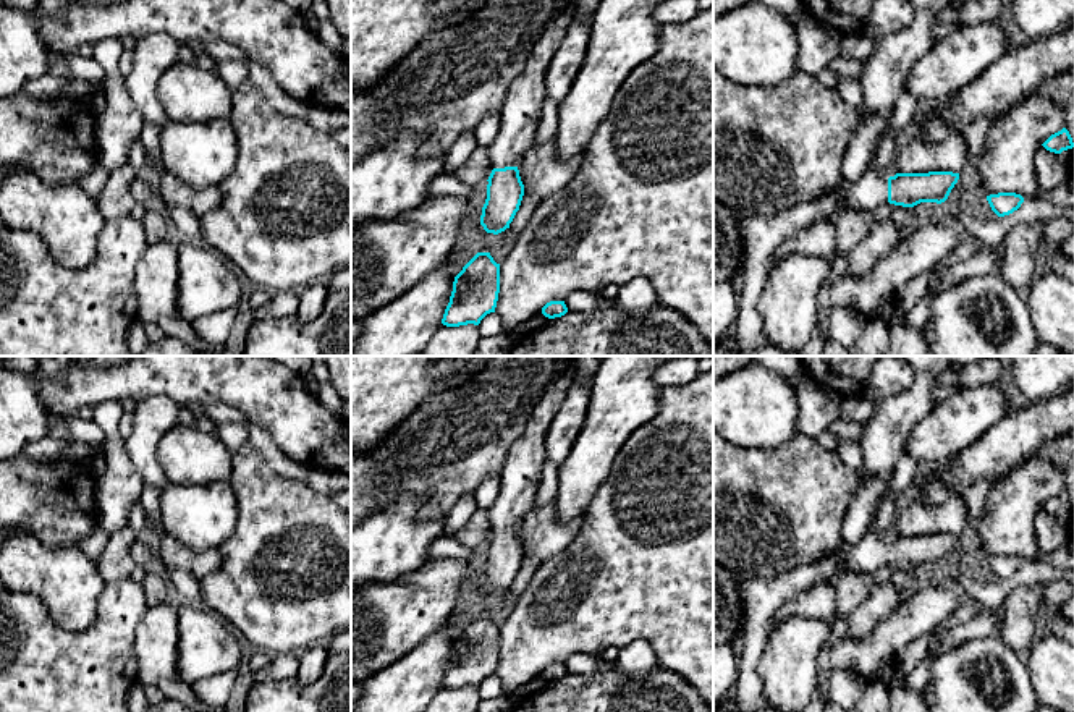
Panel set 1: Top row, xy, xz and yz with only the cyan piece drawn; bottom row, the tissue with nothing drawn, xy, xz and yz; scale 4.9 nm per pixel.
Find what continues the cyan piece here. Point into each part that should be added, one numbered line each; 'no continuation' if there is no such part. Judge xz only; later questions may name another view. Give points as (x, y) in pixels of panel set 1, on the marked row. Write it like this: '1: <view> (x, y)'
1: xz (523, 107)

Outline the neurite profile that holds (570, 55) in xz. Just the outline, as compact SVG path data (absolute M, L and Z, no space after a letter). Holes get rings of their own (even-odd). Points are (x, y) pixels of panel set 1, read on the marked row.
M592 16L573 21L560 42L545 74L545 97L561 102L584 65L590 39Z

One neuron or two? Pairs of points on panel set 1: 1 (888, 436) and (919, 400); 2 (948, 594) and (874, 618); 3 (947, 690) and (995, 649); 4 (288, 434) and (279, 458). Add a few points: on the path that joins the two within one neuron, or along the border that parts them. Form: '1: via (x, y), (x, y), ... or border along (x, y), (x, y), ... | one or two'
1: via (892, 428), (911, 408) | one
2: border along (911, 591), (898, 609), (864, 636) | two
3: via (959, 677), (971, 659), (982, 656) | one
4: border along (254, 423), (291, 458), (311, 468) | two

